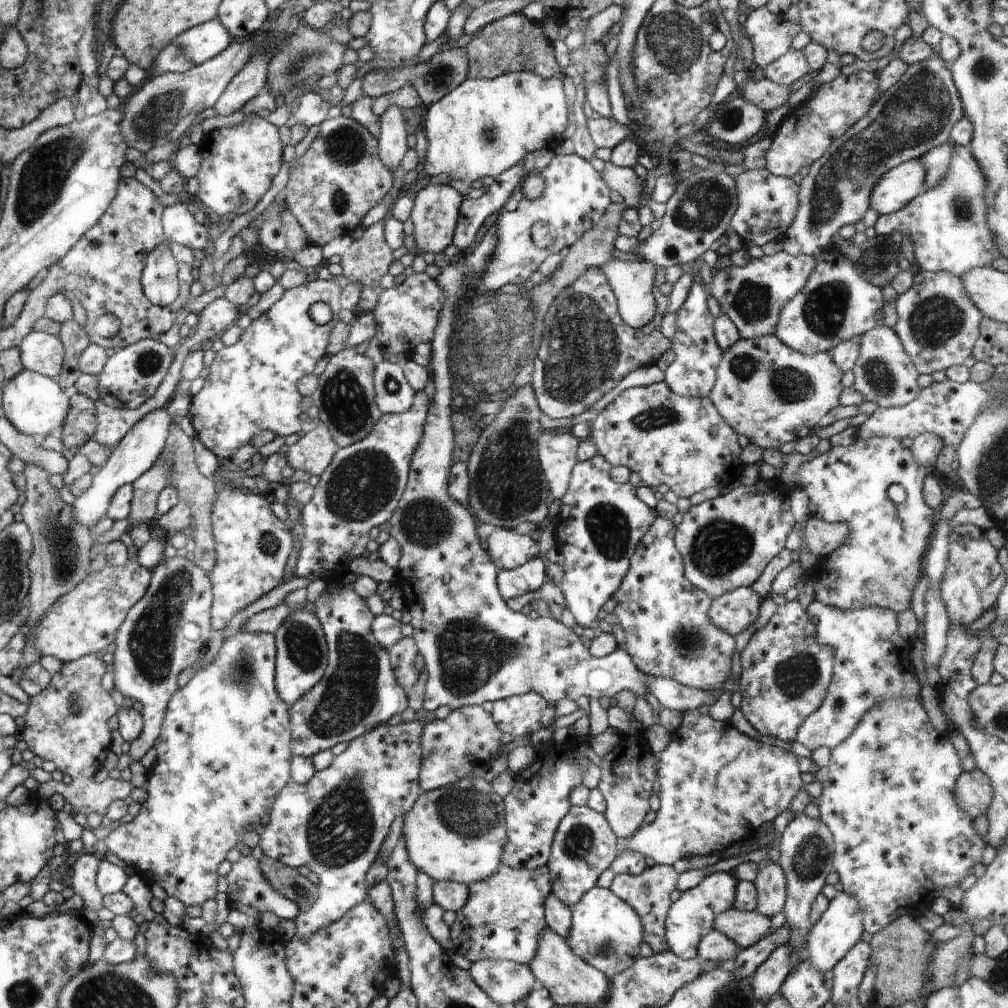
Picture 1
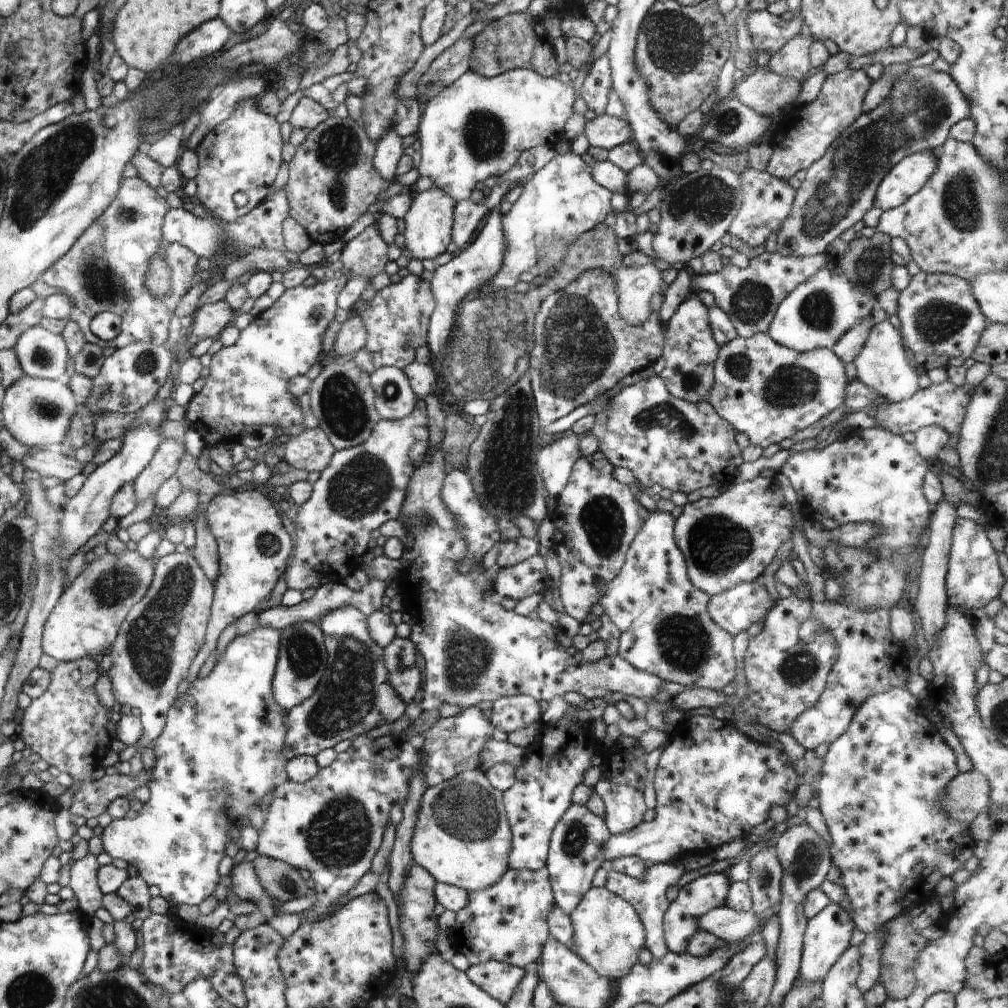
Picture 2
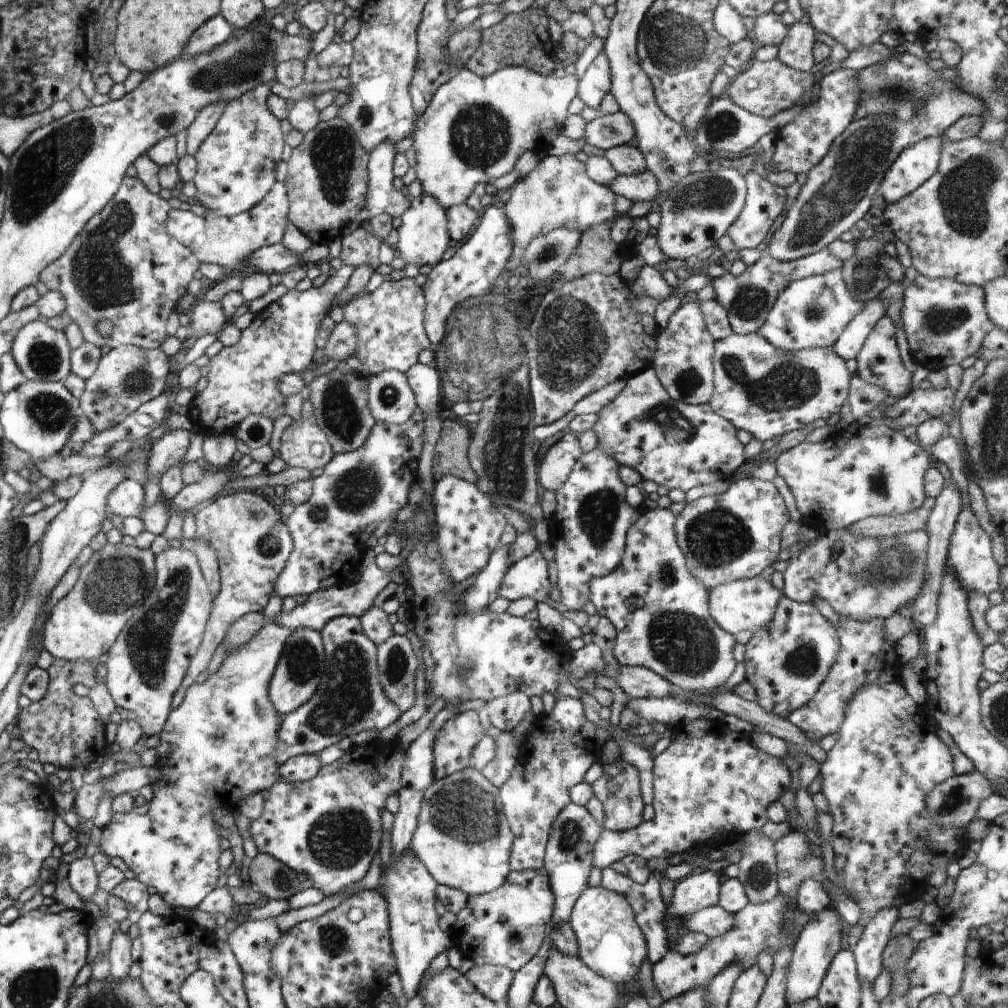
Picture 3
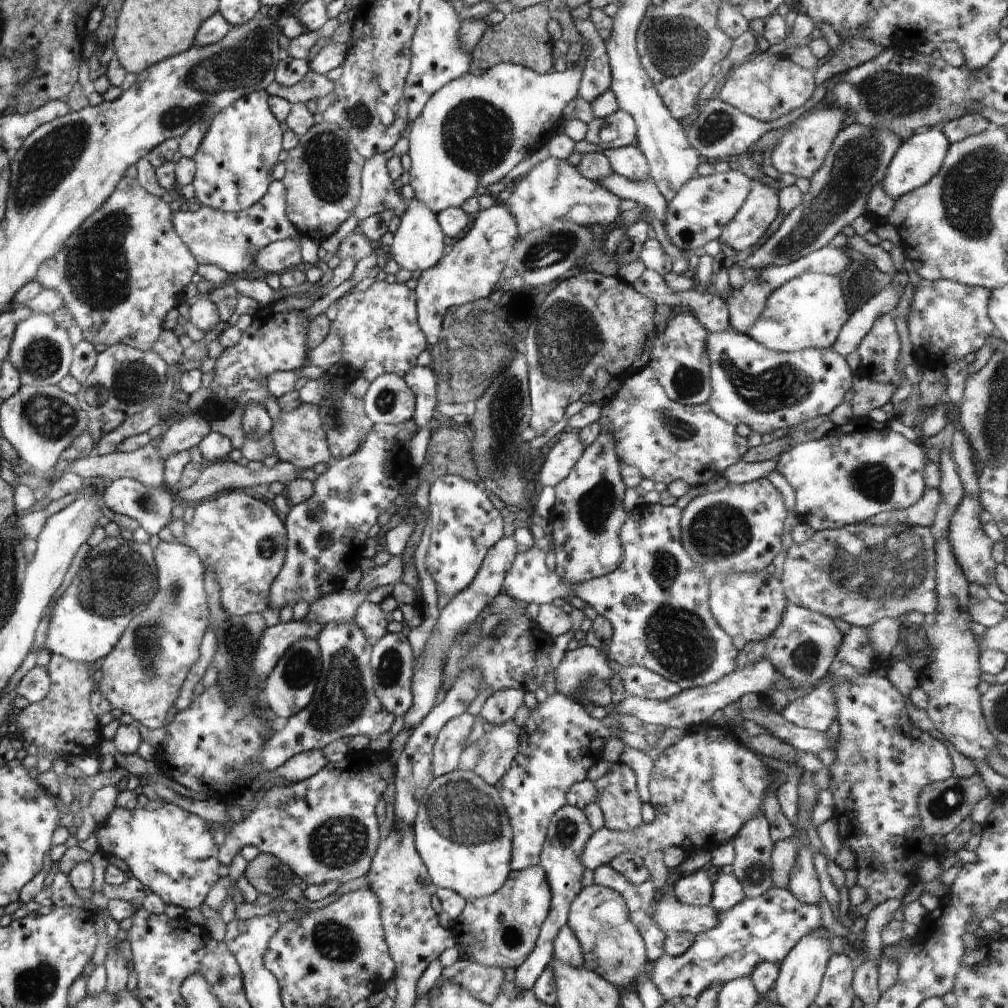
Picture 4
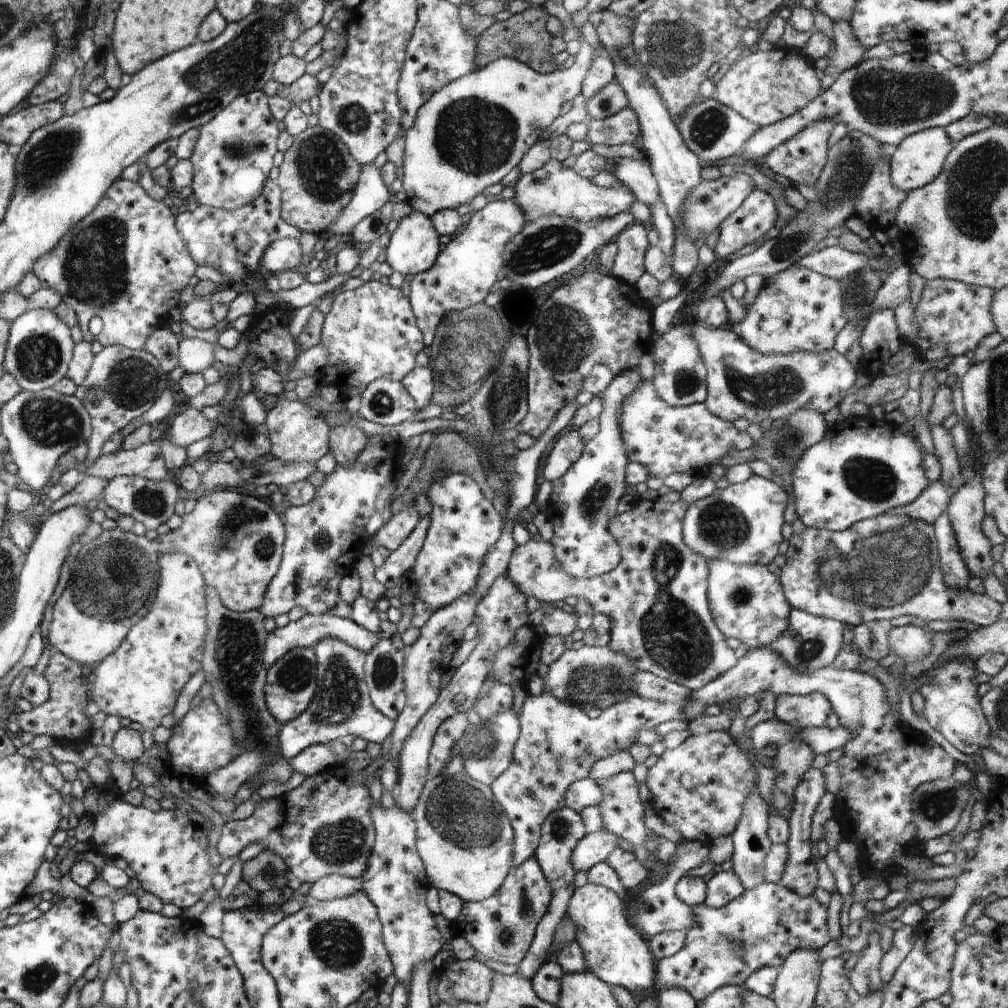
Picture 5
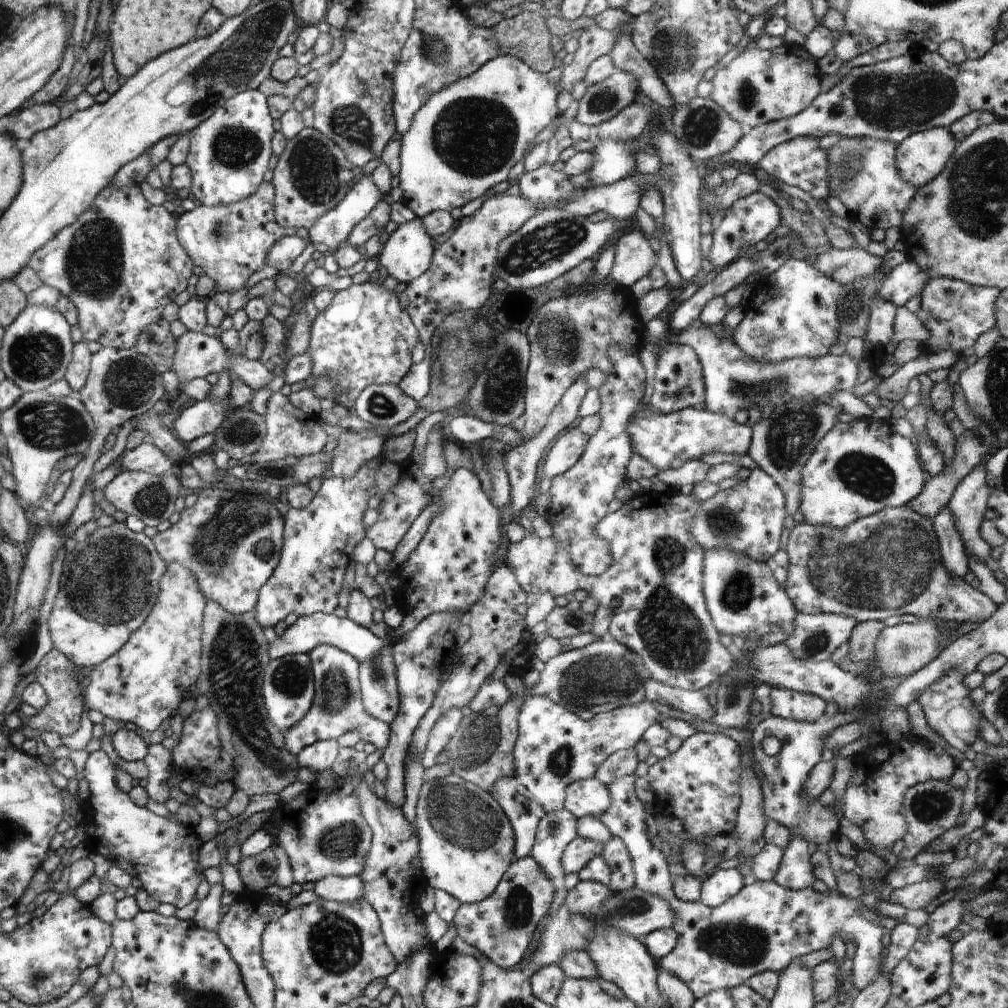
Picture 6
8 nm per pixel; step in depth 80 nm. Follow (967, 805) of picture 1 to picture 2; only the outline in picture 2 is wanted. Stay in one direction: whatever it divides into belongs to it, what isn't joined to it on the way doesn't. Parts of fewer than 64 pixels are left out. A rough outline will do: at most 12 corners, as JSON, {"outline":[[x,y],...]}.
{"outline":[[975,769],[958,773],[942,806],[970,824],[989,806],[990,785]]}

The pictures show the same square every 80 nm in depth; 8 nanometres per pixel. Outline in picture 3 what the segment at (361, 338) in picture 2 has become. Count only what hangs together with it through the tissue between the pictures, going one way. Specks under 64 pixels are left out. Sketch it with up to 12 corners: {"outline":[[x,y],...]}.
{"outline":[[348,321],[335,323],[321,362],[355,354],[357,330]]}

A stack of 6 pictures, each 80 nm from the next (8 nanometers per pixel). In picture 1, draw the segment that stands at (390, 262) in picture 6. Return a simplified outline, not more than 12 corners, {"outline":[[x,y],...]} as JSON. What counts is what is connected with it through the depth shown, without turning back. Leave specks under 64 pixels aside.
{"outline":[[429,184],[413,200],[415,252],[453,244],[465,198]]}

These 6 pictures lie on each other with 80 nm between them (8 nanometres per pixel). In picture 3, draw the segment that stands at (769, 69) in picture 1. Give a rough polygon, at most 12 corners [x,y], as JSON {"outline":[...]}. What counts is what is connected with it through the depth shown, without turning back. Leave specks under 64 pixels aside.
{"outline":[[795,22],[779,44],[776,60],[800,72],[817,70],[816,32]]}

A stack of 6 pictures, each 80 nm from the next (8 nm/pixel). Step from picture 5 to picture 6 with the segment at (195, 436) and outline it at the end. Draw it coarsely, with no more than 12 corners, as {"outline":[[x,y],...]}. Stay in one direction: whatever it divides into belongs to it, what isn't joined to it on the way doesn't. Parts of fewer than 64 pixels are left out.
{"outline":[[201,400],[183,410],[172,432],[192,442],[223,421],[223,400]]}

